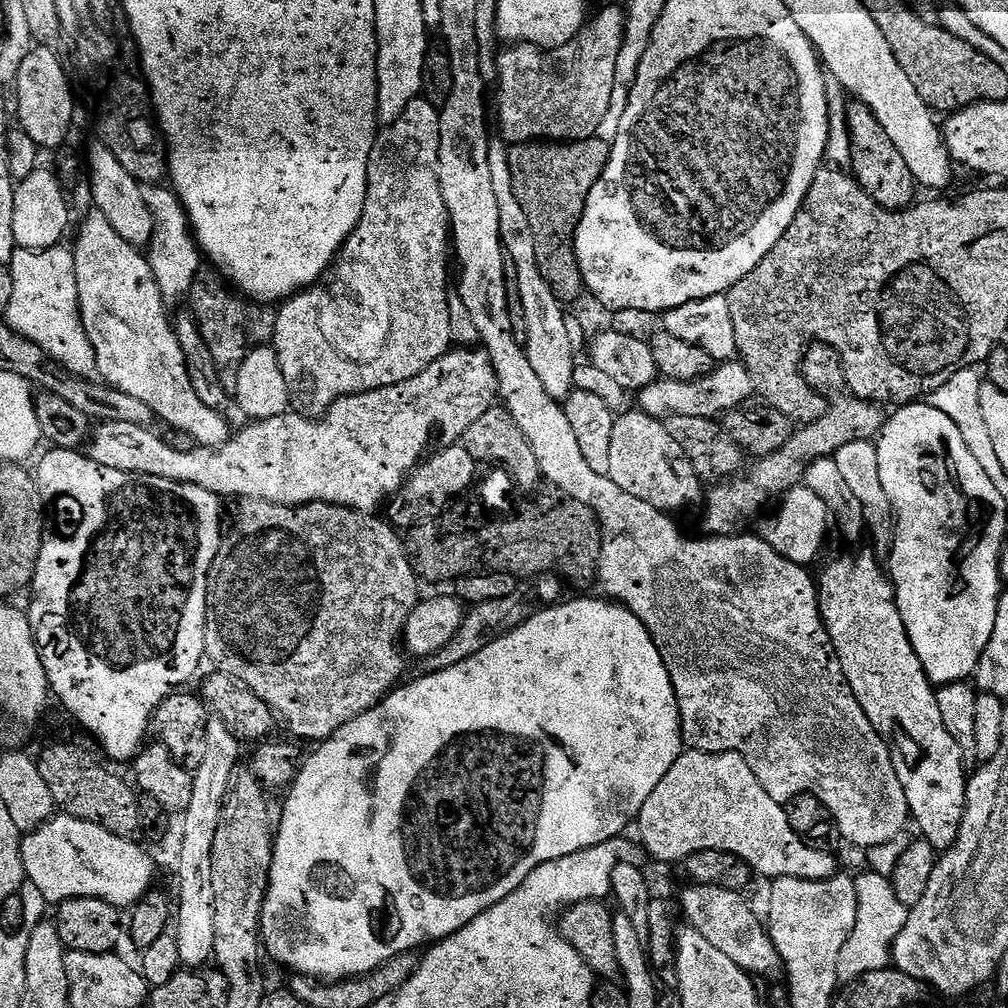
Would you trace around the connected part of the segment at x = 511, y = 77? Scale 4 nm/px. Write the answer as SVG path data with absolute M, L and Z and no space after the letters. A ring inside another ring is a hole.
M604 8L596 17L589 19L580 33L570 42L566 42L557 48L541 50L532 47L531 44L518 44L508 46L508 49L501 51L496 58L497 74L499 76L498 89L500 88L500 128L508 139L509 145L526 144L529 142L571 142L573 140L590 140L600 132L602 122L606 118L606 110L610 110L610 98L614 94L616 85L616 67L618 66L618 54L624 45L624 21L625 13L616 8Z

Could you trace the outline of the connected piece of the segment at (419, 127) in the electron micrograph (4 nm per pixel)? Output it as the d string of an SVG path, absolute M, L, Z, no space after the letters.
M417 98L411 100L406 106L406 110L403 114L394 121L393 124L387 125L377 135L376 141L372 143L372 153L368 156L368 197L364 203L364 213L362 218L358 222L358 226L350 235L348 235L348 241L344 244L343 248L336 253L336 259L331 268L324 273L322 279L313 284L311 288L305 288L303 292L297 292L295 296L283 301L284 310L274 316L276 321L276 329L272 332L272 341L270 341L271 347L276 354L276 361L278 366L282 370L282 374L286 378L288 383L289 393L293 397L296 396L304 404L309 404L312 408L320 408L319 410L327 410L333 402L341 400L343 396L354 396L357 392L369 392L370 390L378 390L379 388L385 388L386 386L394 386L398 382L406 382L410 378L414 378L418 374L422 374L422 370L426 370L426 366L430 366L435 360L447 354L453 347L453 343L450 336L450 310L448 309L448 293L450 291L450 285L448 285L448 256L450 260L450 221L448 219L448 207L446 202L442 198L442 190L440 189L440 113L437 105L434 106L430 101L424 100L425 98Z

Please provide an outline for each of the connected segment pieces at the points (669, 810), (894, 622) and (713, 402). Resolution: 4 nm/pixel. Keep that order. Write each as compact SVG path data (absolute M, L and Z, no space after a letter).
M695 750L685 751L674 762L674 766L670 766L670 770L662 782L658 782L658 786L654 786L654 792L646 798L646 802L640 810L638 817L638 825L640 824L640 840L644 843L644 848L656 860L672 860L672 862L679 862L685 856L692 855L698 851L724 851L732 855L736 855L749 865L753 873L760 872L767 878L775 878L778 876L789 876L790 878L802 878L803 880L827 880L829 876L837 875L838 868L836 868L836 860L828 852L819 852L816 848L807 848L803 844L801 837L792 829L792 824L788 821L788 813L785 805L779 800L770 798L766 794L766 790L758 782L758 778L748 768L748 763L741 760L739 754L736 752L697 752Z
M840 556L829 562L820 580L818 576L818 599L820 617L824 619L839 671L851 688L855 703L860 703L859 711L891 747L894 770L898 774L898 782L902 782L902 790L906 790L908 811L914 824L920 827L919 835L937 850L951 848L958 838L964 817L964 799L968 793L965 757L942 722L934 685L924 673L922 662L910 642L900 607L896 605L896 590L891 579L885 569L883 572L876 565L872 556Z
M736 360L725 361L717 365L712 372L700 376L697 380L679 381L657 379L655 383L646 386L638 392L639 411L657 418L676 417L706 417L717 419L727 412L745 405L754 390L747 369Z

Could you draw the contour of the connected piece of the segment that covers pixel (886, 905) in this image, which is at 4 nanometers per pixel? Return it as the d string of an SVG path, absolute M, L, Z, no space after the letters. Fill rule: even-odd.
M870 872L855 877L856 893L859 895L858 918L838 956L836 977L841 982L852 984L872 971L881 970L891 961L891 949L907 920L907 907L900 903L893 892L889 877Z

